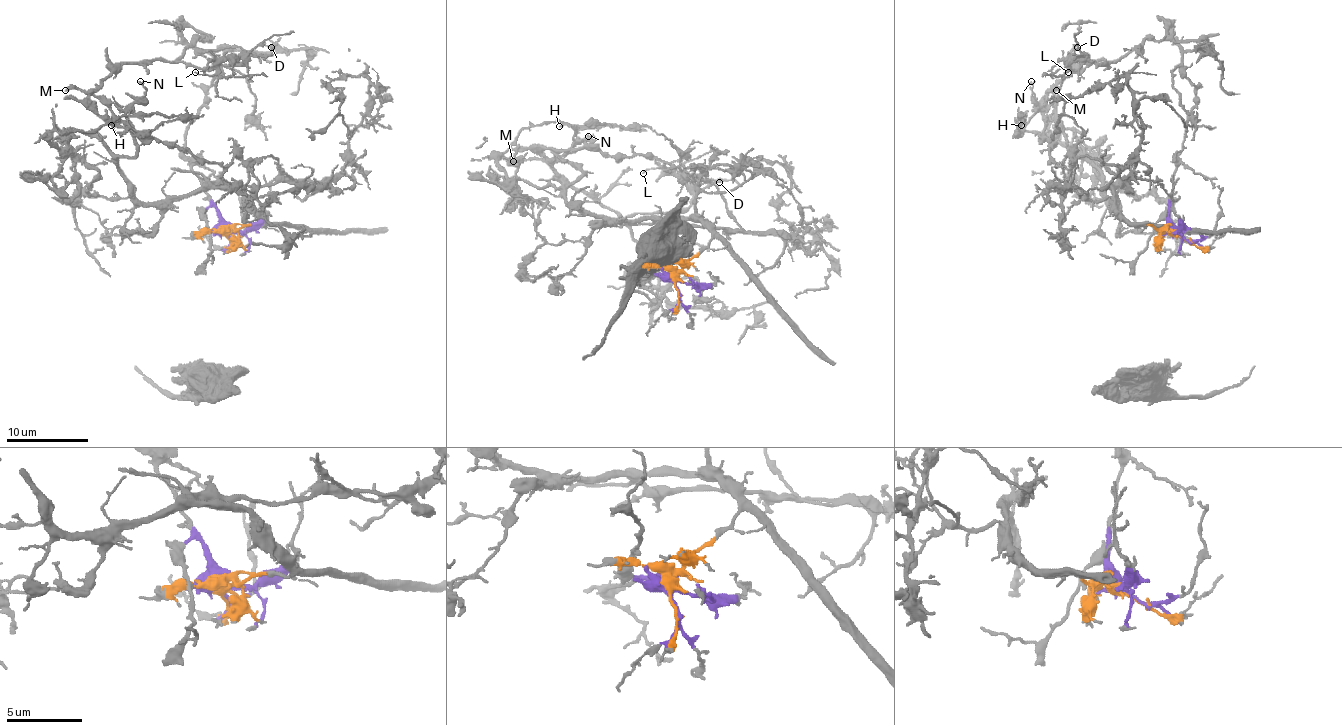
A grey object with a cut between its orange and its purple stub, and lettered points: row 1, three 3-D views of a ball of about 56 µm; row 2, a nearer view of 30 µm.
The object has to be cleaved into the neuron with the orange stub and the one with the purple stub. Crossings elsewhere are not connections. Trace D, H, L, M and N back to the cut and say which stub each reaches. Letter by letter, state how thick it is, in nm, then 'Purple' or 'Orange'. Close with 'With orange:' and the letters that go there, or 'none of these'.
D: Thickness 160 nm. Purple
H: Thickness 160 nm. Orange
L: Thickness 120 nm. Purple
M: Thickness 340 nm. Orange
N: Thickness 140 nm. Orange
With orange: H, M, N

